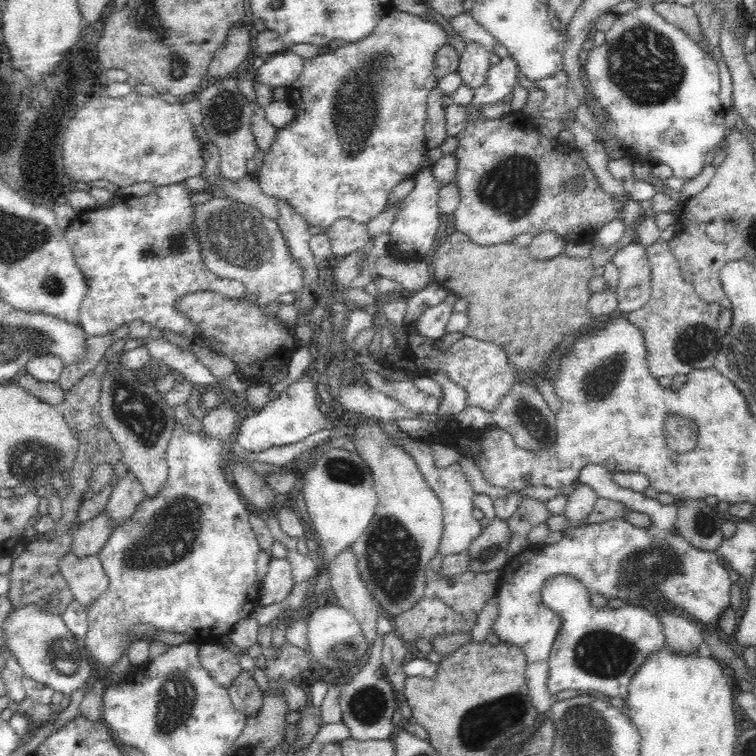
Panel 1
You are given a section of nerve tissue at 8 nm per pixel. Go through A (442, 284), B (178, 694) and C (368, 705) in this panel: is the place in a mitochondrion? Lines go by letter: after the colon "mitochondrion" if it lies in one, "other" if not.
A: other
B: mitochondrion
C: mitochondrion

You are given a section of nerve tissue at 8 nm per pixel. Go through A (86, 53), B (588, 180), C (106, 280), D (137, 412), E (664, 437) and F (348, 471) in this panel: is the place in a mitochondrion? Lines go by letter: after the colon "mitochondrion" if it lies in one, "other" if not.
A: other
B: other
C: other
D: mitochondrion
E: other
F: mitochondrion

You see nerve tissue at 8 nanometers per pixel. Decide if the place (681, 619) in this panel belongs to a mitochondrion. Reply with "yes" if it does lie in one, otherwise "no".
no

